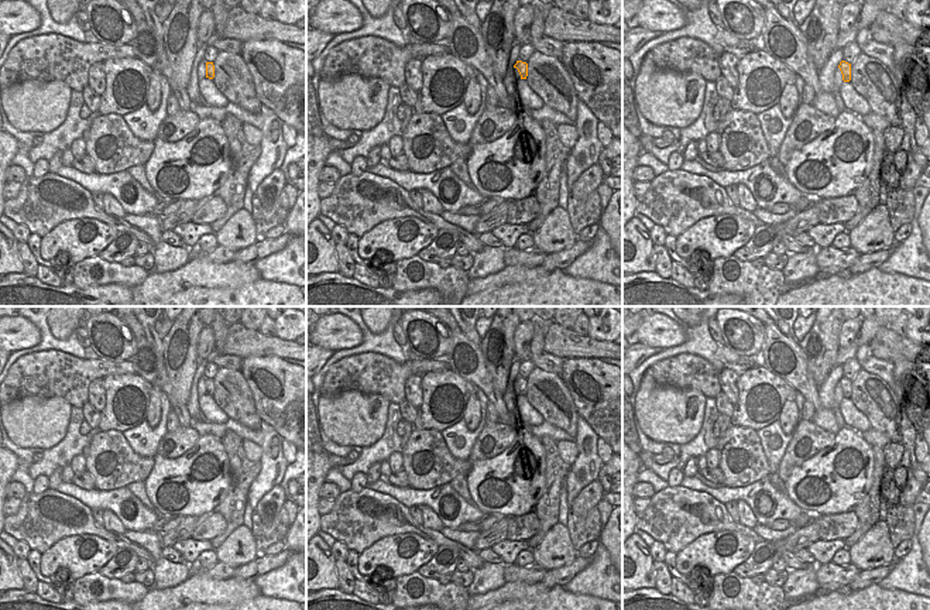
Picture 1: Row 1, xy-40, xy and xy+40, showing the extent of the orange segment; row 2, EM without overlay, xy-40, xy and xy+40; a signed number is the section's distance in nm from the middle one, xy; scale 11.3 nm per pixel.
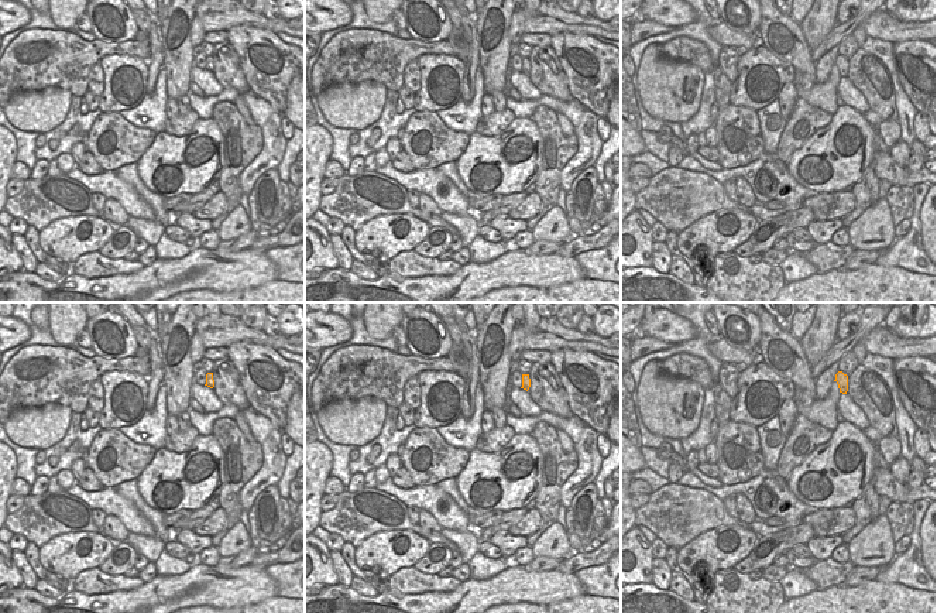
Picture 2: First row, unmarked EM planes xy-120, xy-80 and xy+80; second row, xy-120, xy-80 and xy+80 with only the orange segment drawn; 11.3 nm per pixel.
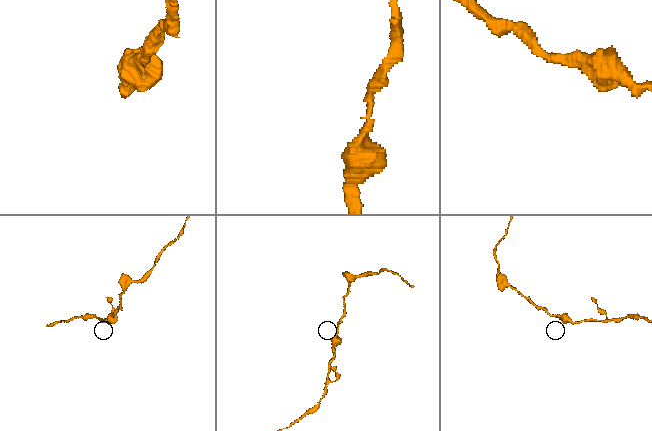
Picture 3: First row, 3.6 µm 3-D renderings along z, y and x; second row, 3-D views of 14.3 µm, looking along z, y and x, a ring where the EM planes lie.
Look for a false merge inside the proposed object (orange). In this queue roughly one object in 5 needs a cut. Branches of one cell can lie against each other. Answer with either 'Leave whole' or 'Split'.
Leave whole

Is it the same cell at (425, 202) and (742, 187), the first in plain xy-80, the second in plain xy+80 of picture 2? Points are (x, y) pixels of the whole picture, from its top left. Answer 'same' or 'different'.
same

